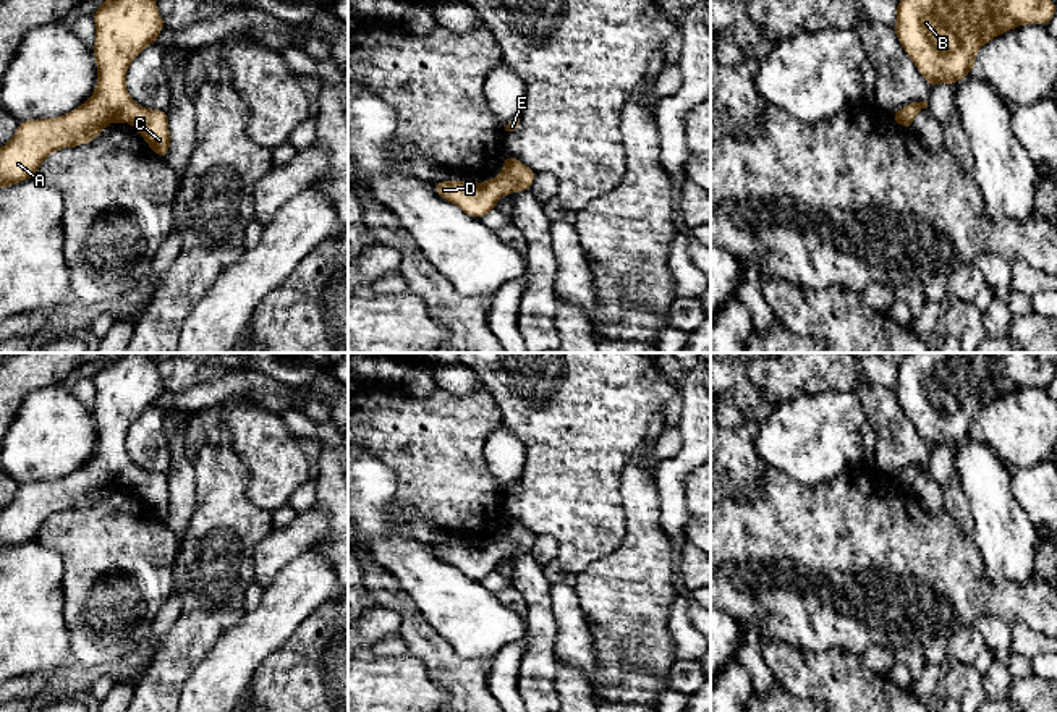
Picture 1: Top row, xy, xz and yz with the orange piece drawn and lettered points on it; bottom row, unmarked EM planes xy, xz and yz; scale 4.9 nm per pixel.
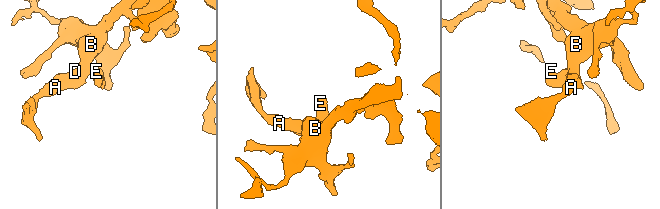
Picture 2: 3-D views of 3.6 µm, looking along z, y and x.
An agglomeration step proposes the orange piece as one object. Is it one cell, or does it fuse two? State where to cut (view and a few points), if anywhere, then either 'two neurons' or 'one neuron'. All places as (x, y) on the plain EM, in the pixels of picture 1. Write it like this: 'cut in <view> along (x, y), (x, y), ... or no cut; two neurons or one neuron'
no cut; one neuron

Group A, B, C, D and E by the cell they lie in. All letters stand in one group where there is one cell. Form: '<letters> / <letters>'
A B C D E

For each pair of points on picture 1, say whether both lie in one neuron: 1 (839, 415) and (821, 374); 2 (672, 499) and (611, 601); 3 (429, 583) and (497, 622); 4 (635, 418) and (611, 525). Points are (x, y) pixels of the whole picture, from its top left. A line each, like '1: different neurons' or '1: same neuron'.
1: different neurons
2: different neurons
3: same neuron
4: same neuron

